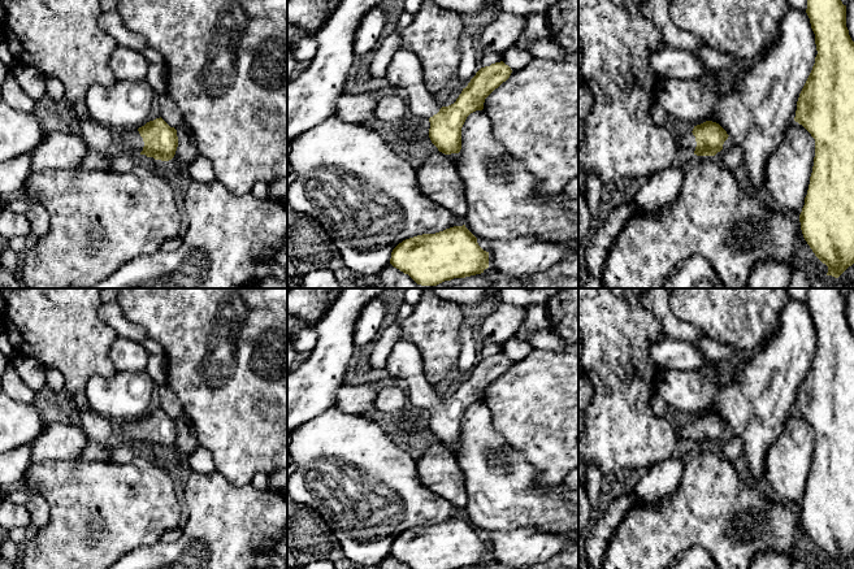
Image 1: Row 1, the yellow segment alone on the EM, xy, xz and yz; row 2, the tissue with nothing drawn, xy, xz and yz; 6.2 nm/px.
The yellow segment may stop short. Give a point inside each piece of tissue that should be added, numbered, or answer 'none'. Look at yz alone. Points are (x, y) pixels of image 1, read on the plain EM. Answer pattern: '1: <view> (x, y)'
1: yz (686, 434)

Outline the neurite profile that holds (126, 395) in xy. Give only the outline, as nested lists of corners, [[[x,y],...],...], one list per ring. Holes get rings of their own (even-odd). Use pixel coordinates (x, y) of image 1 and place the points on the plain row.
[[[117,372],[110,378],[92,375],[84,388],[88,407],[92,412],[110,421],[139,420],[148,413],[153,391],[159,388],[146,372]]]

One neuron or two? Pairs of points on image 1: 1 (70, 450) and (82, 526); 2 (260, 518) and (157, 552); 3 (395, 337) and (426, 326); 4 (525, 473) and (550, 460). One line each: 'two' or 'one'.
1: two
2: one
3: two
4: two

